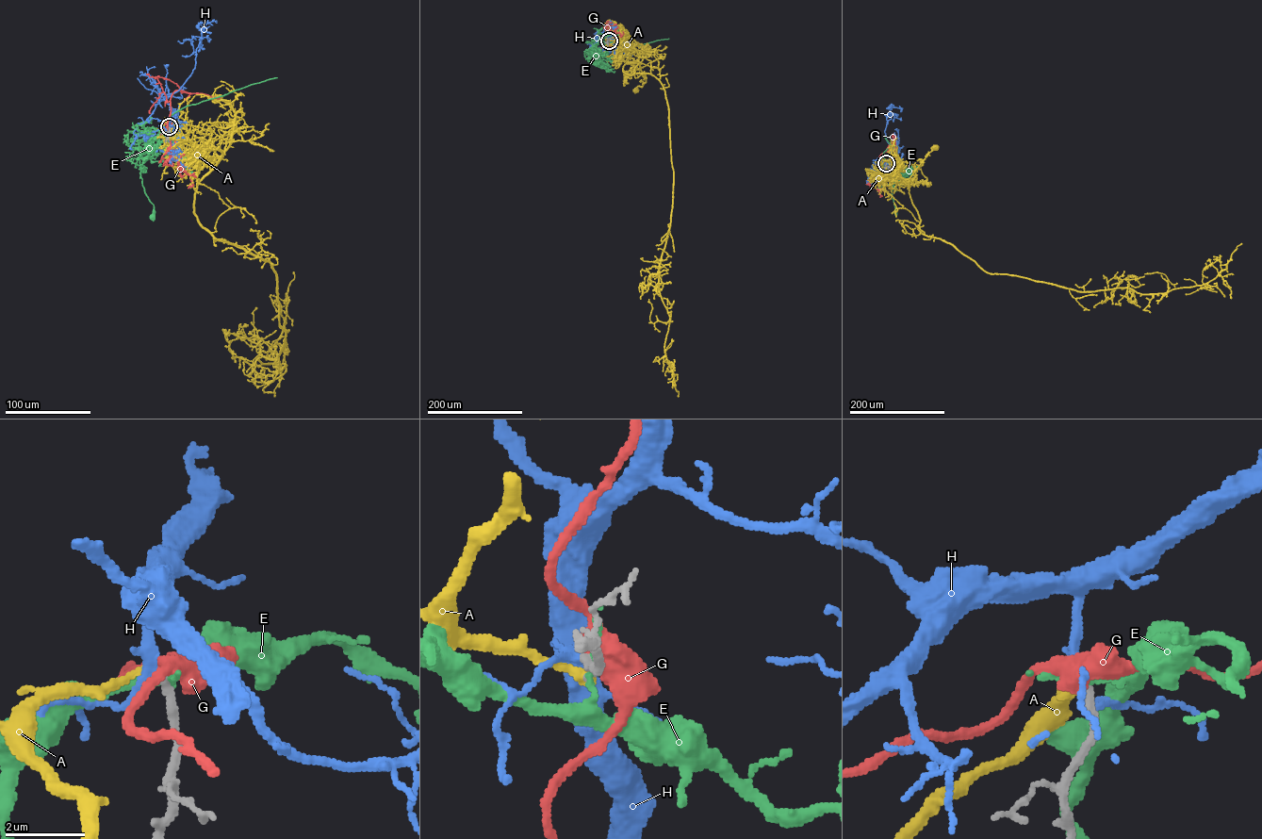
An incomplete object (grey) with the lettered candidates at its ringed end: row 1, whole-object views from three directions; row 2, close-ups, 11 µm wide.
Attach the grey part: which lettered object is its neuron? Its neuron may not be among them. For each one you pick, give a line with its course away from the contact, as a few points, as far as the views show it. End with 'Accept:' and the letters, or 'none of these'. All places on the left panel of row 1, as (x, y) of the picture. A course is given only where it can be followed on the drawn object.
H: it runs (169, 126), (172, 109), (157, 90), (168, 94), (180, 89), (195, 65), (202, 33), (196, 26), (211, 32)
Accept: H

